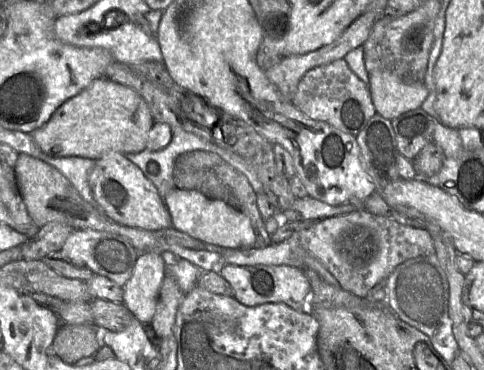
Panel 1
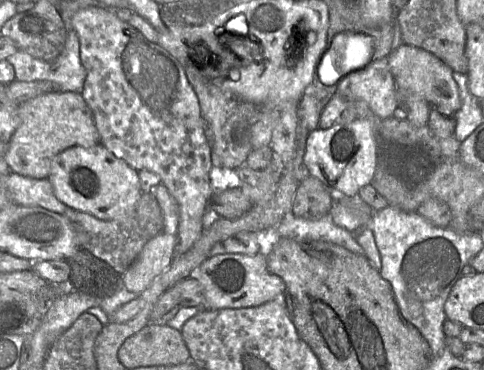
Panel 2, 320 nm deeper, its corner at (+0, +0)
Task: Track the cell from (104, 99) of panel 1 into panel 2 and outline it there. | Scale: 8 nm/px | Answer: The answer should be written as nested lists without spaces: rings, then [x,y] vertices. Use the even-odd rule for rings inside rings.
[[[54,91],[20,105],[21,123],[15,130],[5,161],[10,170],[26,177],[48,178],[53,158],[74,146],[92,147],[101,143],[90,107],[81,93]]]

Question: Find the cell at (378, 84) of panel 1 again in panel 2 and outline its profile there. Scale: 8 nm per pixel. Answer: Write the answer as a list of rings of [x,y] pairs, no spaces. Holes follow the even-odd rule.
[[[401,44],[388,56],[388,64],[402,96],[420,97],[447,116],[454,116],[460,109],[459,89],[452,75],[453,70],[434,54],[418,47]]]

